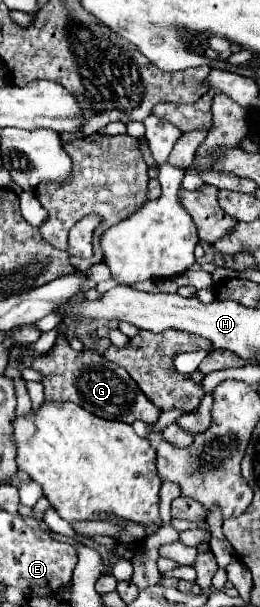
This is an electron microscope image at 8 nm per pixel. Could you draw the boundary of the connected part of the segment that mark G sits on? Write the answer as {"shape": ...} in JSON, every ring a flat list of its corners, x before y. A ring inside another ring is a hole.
{"shape":[[58,336,56,348,44,358,20,356,20,362,44,374,44,392,48,402,74,402,94,416,100,416,104,420,118,420,126,424,132,424,134,420,156,422,162,414,162,410,156,408,144,396,144,392,134,384,134,380,124,368,104,360,100,354,92,350,84,350,84,352,72,350,62,336]]}

